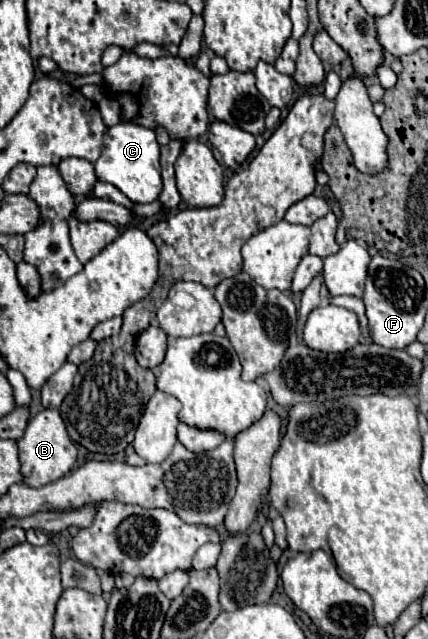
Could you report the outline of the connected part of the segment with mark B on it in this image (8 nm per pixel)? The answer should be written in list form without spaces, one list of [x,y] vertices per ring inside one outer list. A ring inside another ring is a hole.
[[[41,410],[33,420],[29,420],[27,430],[23,438],[17,442],[17,446],[19,446],[23,484],[31,488],[41,488],[45,484],[59,480],[73,468],[77,460],[77,448],[65,430],[65,424],[61,422],[59,410]]]

